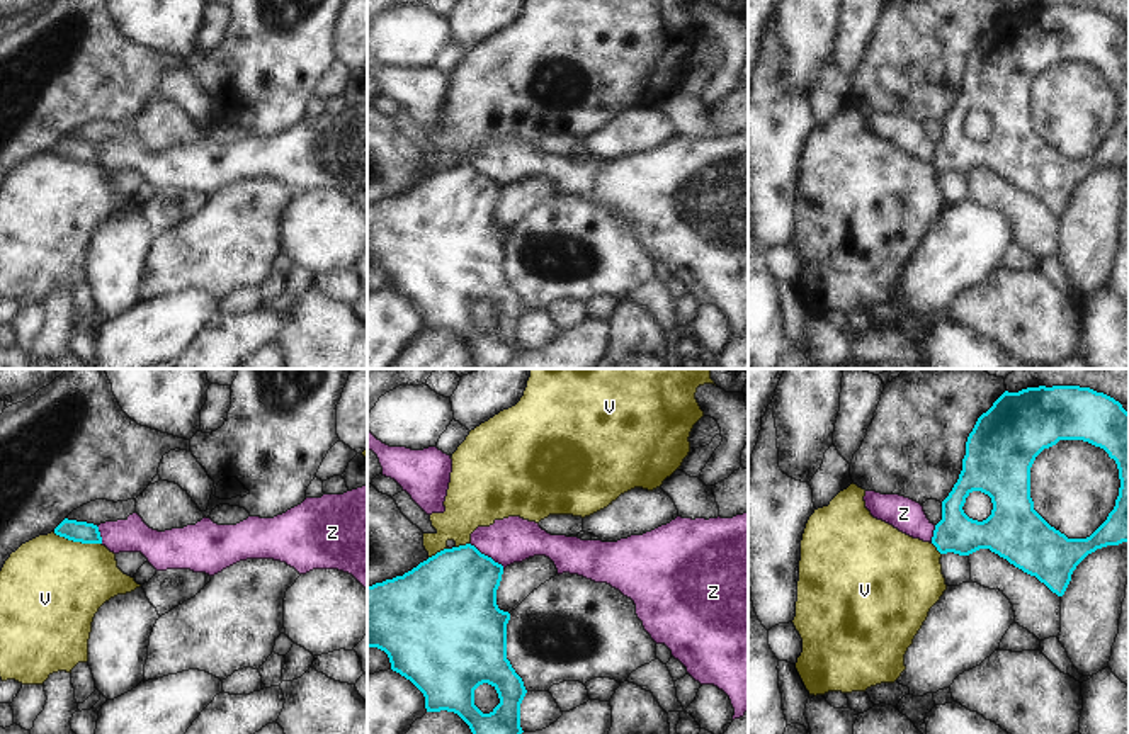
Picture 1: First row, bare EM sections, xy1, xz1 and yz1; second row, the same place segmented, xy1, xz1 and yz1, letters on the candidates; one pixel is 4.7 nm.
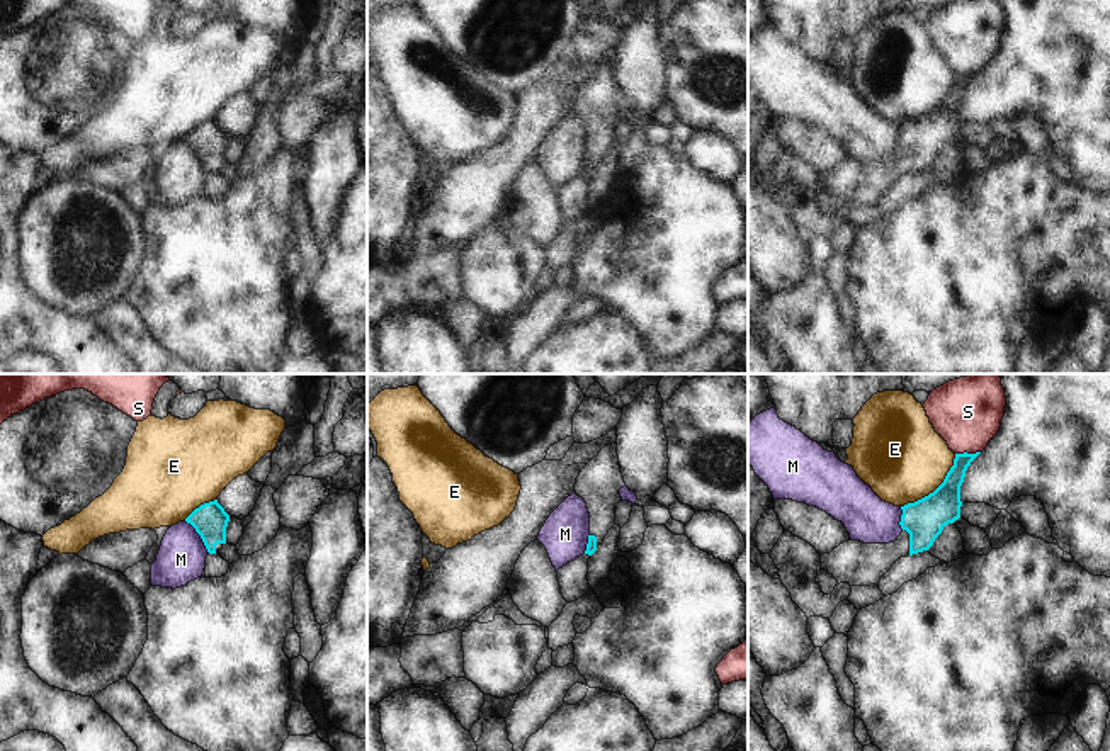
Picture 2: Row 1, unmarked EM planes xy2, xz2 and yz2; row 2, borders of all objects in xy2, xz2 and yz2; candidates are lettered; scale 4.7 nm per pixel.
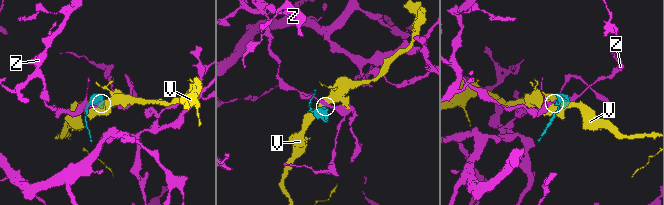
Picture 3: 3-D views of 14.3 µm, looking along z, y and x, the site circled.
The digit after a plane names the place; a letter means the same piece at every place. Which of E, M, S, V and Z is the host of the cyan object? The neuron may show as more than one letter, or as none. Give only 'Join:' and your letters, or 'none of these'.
Join: none of these

